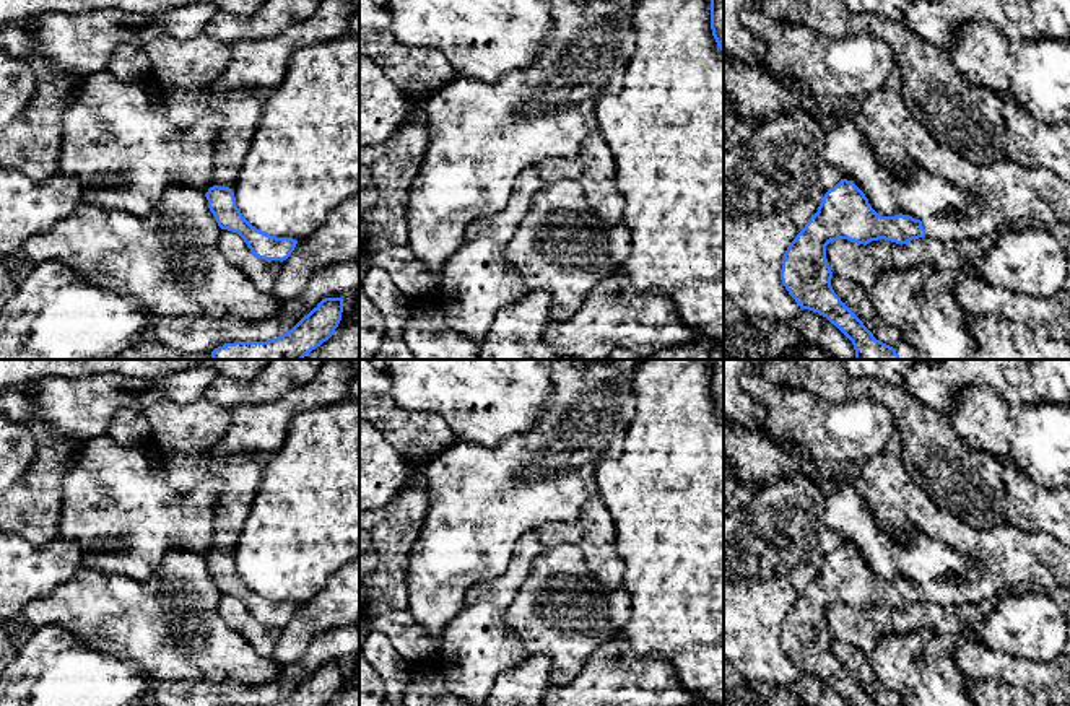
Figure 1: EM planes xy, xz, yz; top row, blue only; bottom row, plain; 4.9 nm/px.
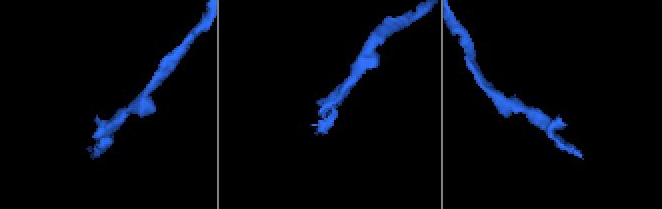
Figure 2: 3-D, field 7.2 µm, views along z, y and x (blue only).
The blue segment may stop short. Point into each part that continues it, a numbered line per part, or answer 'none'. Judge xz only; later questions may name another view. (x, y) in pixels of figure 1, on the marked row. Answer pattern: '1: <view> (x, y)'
none

